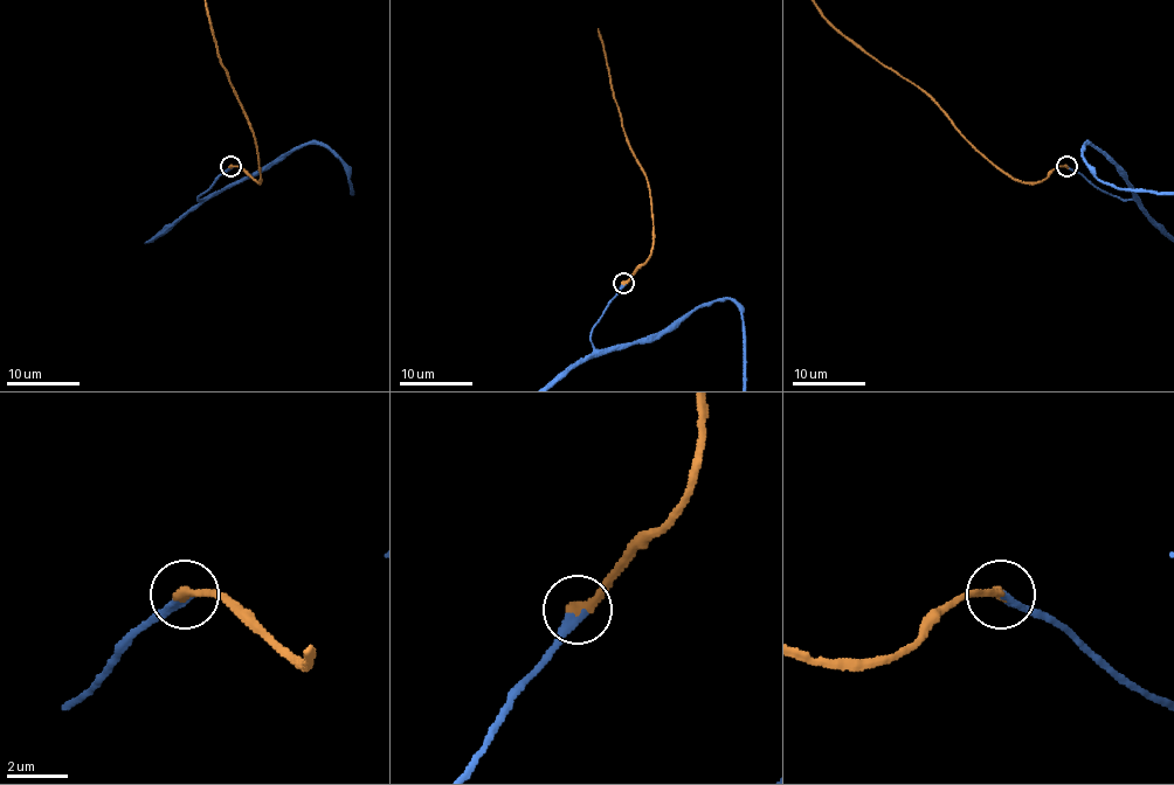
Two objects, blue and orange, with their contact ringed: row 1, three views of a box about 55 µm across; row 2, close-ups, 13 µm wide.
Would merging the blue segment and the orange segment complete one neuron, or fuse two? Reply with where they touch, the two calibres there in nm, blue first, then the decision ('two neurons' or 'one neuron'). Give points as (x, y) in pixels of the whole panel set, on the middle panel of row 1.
at (623, 283); 280 nm thick on the blue side, 340 nm on the other; one neuron

